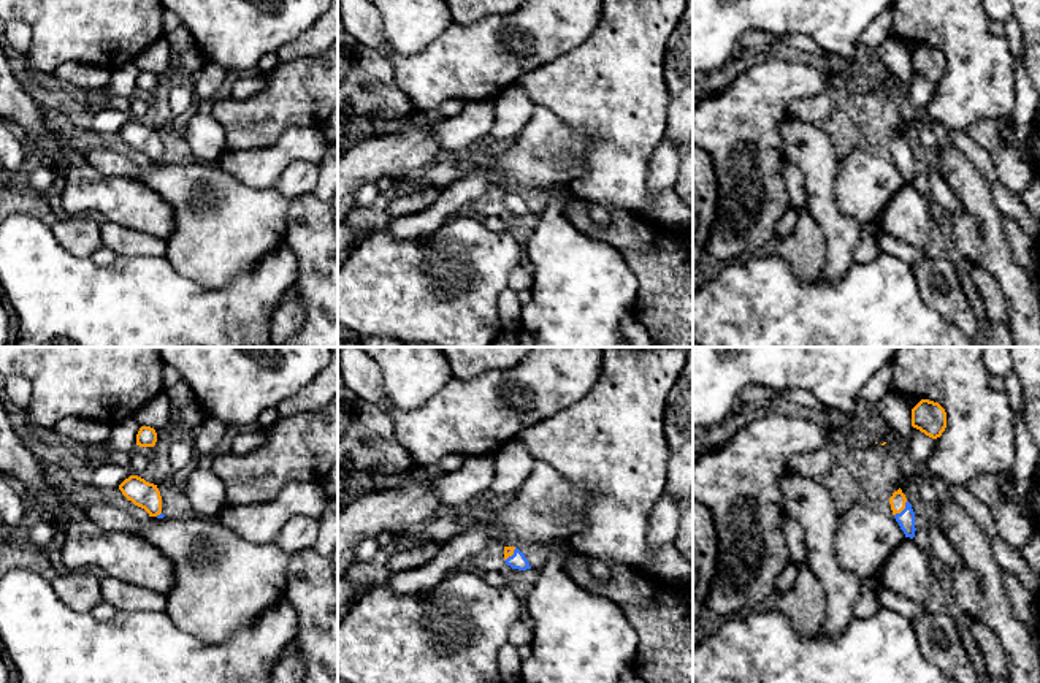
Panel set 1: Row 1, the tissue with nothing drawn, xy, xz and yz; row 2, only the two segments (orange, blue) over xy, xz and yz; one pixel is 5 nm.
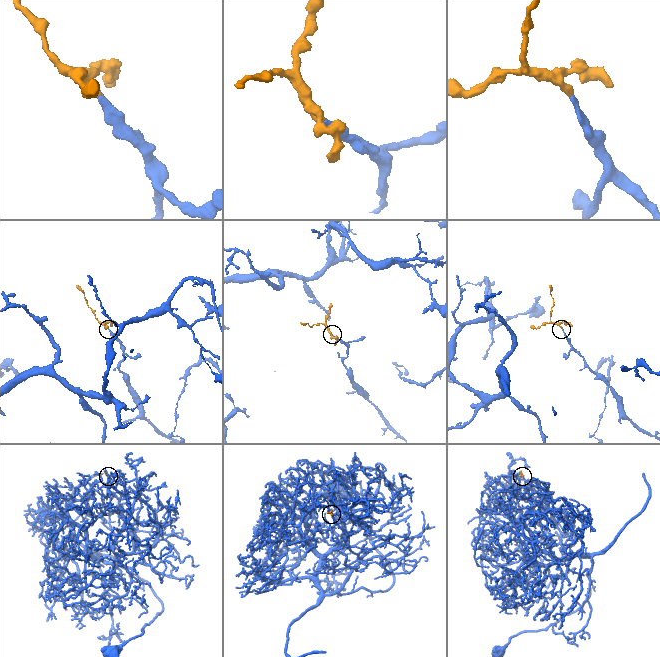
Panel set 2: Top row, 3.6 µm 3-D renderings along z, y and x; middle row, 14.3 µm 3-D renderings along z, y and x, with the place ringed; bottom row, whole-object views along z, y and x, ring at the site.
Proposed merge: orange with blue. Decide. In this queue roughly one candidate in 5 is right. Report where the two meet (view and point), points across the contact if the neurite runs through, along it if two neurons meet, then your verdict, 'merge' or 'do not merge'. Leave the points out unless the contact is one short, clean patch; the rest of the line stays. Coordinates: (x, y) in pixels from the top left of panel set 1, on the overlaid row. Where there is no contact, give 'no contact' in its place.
meets orange in yz at (902, 509); runs through yz (898, 501), (902, 509), (906, 518); merge

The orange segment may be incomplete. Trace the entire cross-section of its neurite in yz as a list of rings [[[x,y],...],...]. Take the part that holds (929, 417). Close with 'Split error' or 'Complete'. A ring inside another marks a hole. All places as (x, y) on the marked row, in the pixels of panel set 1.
[[[921,399],[912,409],[912,426],[937,439],[946,428],[946,412],[939,403]]]. Complete

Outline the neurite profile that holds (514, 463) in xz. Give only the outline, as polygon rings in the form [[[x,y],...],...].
[[[517,441],[499,447],[495,456],[495,477],[490,490],[496,494],[515,494],[531,474],[536,460]]]

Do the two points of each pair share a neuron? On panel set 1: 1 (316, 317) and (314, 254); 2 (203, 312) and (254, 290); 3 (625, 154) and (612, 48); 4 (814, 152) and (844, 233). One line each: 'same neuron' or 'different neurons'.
1: same neuron
2: same neuron
3: same neuron
4: same neuron

